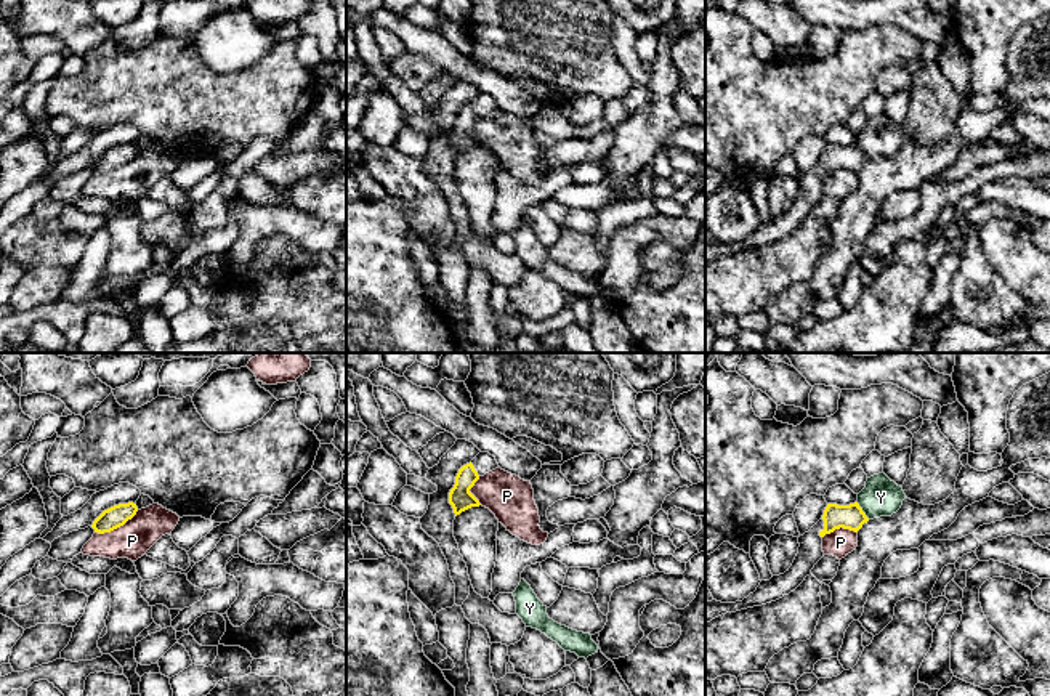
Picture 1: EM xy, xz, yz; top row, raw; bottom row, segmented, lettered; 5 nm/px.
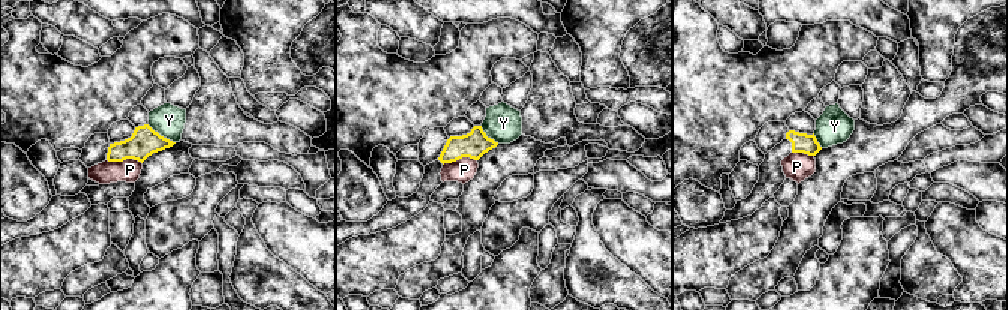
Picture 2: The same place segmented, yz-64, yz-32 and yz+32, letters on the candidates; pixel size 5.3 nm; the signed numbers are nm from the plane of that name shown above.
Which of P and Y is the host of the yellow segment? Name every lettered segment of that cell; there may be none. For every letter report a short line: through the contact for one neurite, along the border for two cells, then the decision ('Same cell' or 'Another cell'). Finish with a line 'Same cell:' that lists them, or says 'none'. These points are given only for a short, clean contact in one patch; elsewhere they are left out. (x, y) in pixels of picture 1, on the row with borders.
P: Line: xy (138, 510), (122, 525), (109, 531), (95, 533). Another cell
Y: Another cell
Same cell: none

